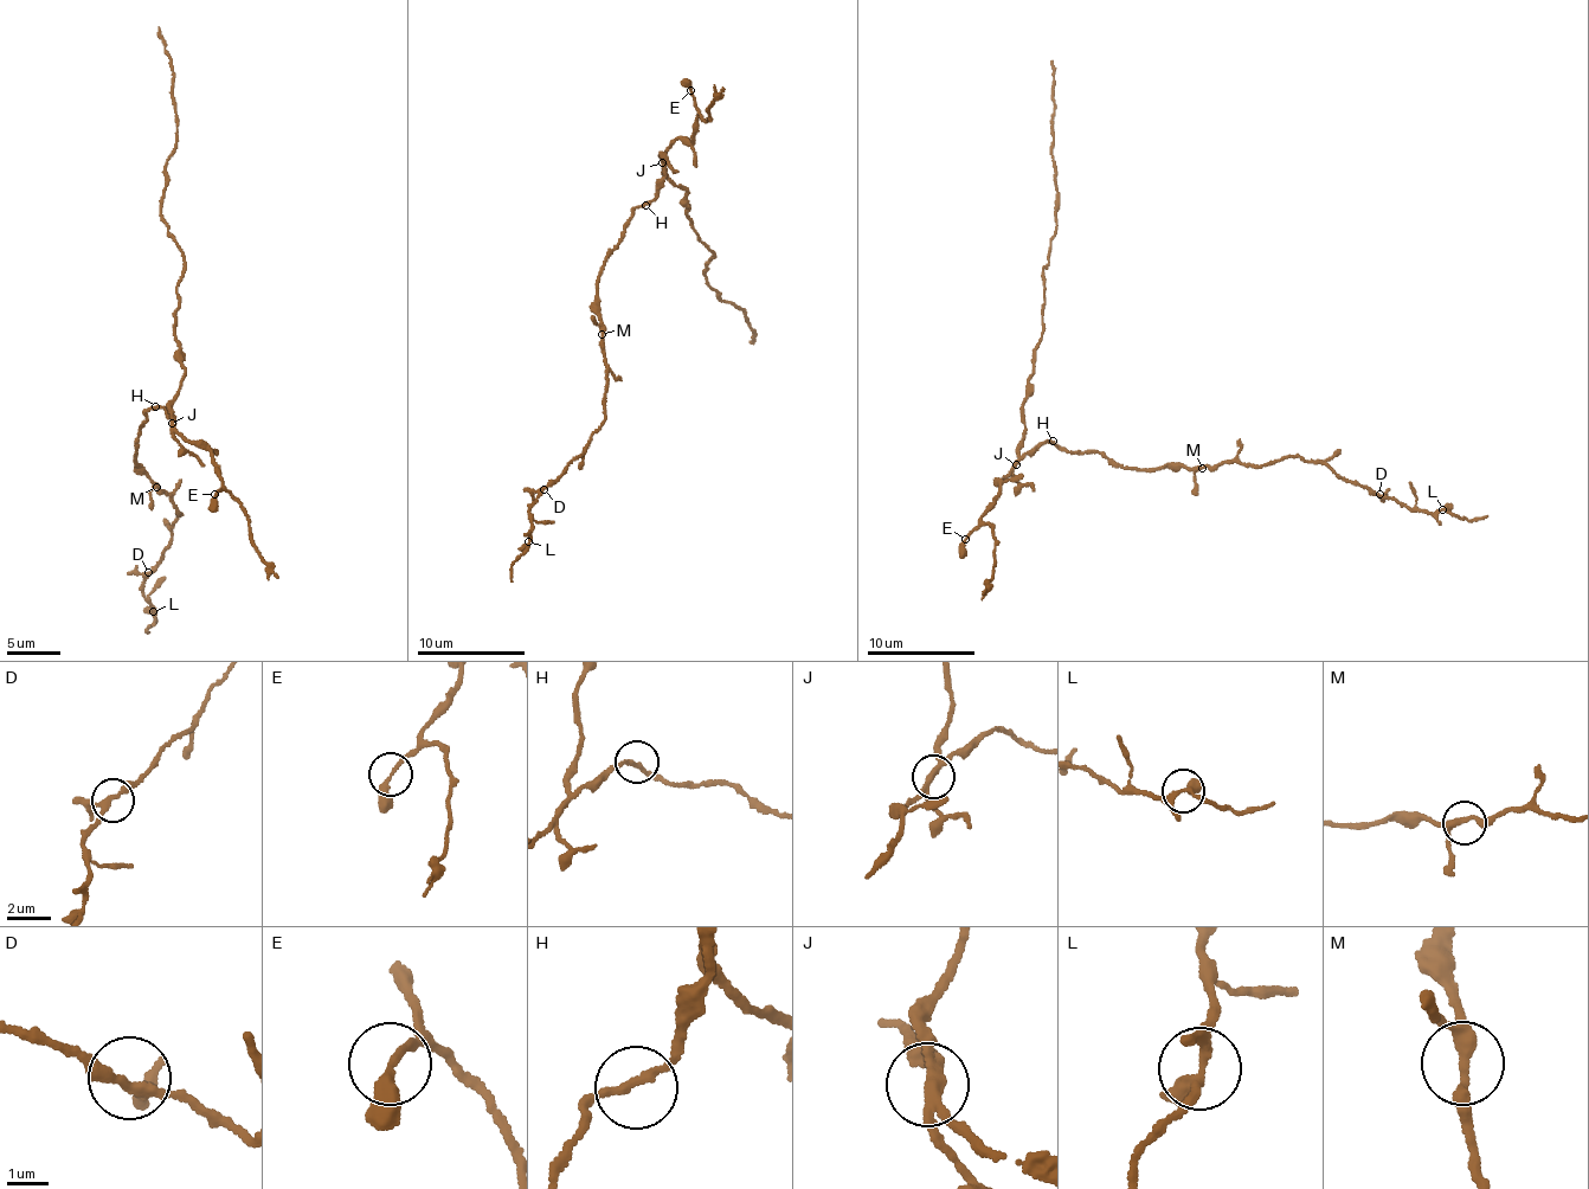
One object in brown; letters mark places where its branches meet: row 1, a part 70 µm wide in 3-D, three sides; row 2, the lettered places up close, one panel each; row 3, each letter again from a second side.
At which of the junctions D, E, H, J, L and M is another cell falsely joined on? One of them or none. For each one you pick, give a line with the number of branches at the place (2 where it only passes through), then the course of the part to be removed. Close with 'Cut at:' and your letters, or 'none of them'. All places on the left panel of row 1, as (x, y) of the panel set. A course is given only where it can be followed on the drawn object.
J: branches 3; course (171, 423), (184, 376), (175, 314), (184, 252), (160, 212), (178, 115), (172, 59), (158, 26)
Cut at: J

